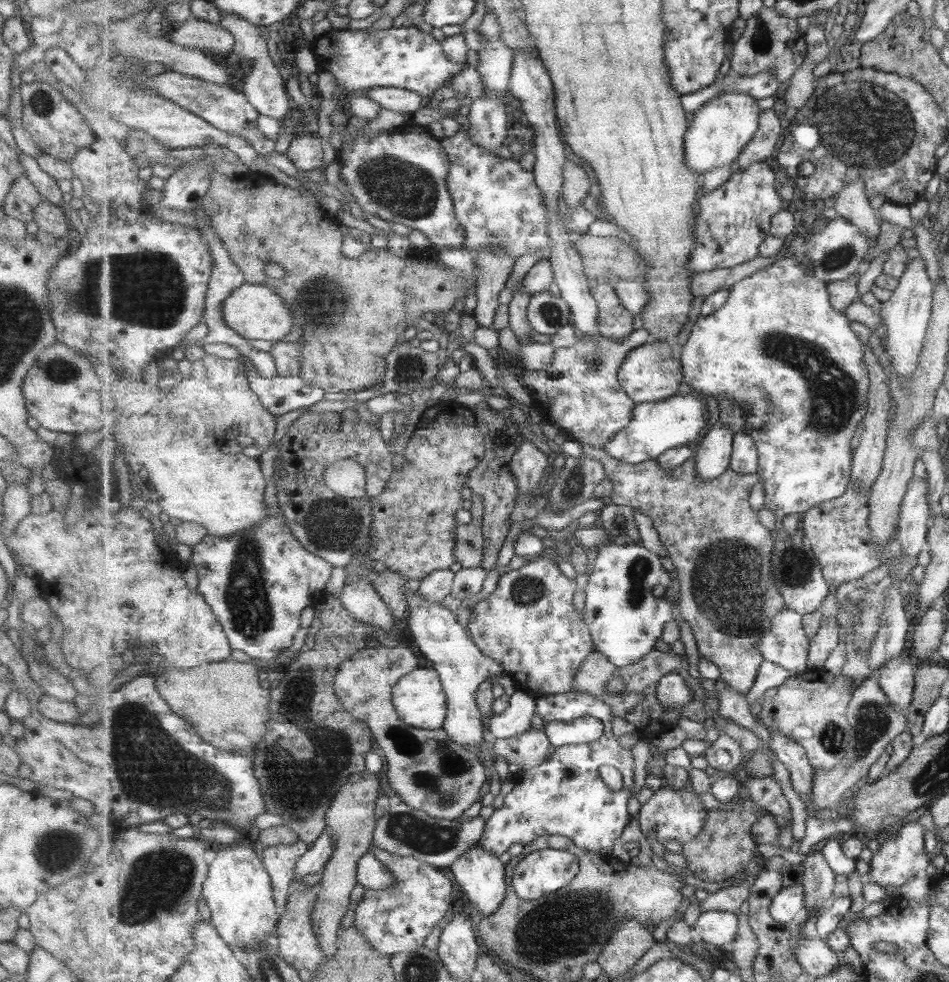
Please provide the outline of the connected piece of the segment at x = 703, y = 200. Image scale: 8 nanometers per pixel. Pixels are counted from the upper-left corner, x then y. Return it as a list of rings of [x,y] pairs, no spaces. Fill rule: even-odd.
[[[751,164],[749,168],[736,170],[725,184],[704,194],[696,202],[697,224],[688,260],[688,267],[693,273],[733,268],[760,255],[761,244],[772,235],[773,218],[783,211],[777,182],[777,172],[770,171],[766,164]]]

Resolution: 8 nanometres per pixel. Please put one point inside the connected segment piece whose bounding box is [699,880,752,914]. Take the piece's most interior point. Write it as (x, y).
(731, 898)

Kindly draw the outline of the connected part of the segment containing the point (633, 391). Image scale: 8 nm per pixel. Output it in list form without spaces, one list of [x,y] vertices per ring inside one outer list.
[[[654,340],[634,348],[625,359],[618,373],[620,384],[636,404],[654,403],[678,394],[679,386],[684,381],[681,366],[675,360],[672,344],[667,341]]]

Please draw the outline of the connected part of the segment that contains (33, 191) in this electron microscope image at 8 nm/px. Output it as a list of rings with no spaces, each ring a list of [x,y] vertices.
[[[27,177],[13,181],[2,202],[3,214],[25,224],[32,220],[33,209],[43,198]]]

